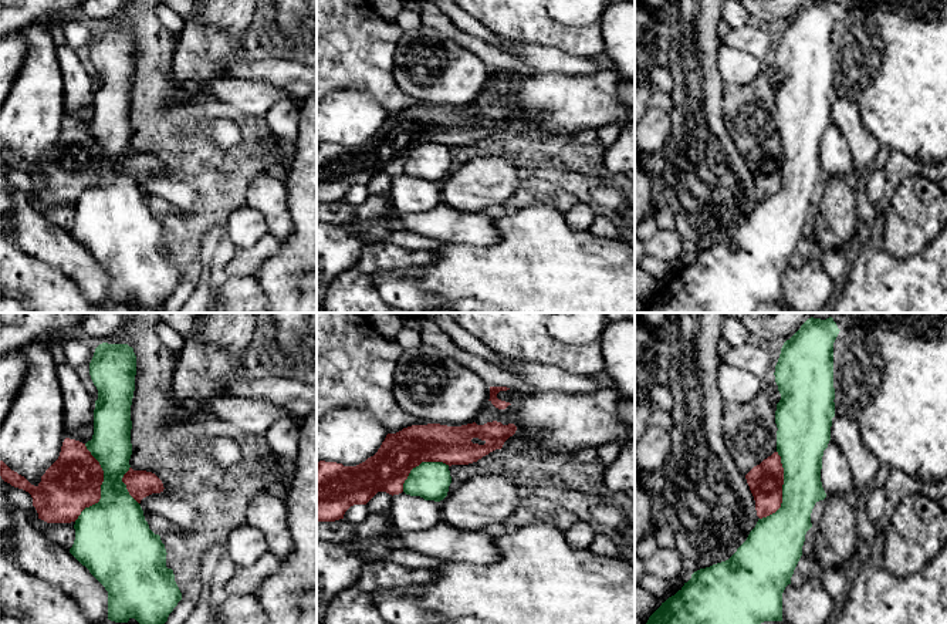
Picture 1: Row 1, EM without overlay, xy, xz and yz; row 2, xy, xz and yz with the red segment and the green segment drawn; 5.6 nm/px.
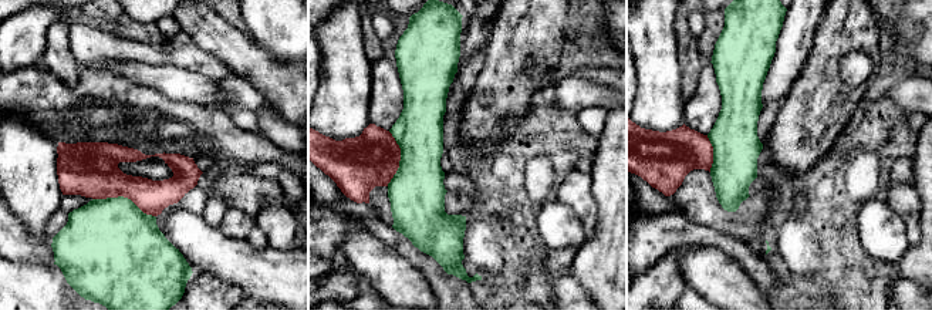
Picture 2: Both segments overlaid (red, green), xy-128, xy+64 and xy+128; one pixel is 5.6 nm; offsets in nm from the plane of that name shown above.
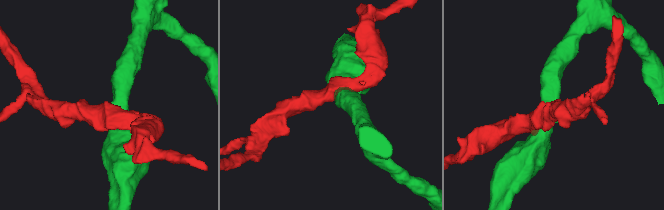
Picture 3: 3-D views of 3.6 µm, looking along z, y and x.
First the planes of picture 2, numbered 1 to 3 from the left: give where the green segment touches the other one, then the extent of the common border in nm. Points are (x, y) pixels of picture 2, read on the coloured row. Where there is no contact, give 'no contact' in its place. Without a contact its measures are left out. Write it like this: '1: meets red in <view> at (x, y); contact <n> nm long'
1: meets red in xy-128 at (124, 196); contact 360 nm long
2: meets red in xy+64 at (399, 158); contact 320 nm long
3: meets red in xy+128 at (712, 154); contact 200 nm long

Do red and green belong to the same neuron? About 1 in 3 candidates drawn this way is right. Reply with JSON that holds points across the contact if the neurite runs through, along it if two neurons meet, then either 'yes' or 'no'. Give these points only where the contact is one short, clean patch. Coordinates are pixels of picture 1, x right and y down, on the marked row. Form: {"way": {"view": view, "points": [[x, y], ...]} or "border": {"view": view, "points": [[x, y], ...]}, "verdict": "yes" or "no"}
{"verdict": "no"}

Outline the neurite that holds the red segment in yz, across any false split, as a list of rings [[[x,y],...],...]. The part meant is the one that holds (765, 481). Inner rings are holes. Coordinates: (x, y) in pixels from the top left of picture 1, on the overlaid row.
[[[774,452],[745,475],[760,519],[775,513],[782,503],[784,468]]]

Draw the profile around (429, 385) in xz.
[[[433,345],[405,350],[393,374],[393,398],[407,415],[429,424],[470,424],[490,399],[480,375]]]

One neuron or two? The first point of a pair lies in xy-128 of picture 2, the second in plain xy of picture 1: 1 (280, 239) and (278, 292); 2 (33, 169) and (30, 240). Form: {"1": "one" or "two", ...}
{"1": "two", "2": "two"}

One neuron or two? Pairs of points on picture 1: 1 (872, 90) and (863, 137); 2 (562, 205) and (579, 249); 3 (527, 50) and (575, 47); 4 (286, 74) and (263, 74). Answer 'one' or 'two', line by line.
1: two
2: two
3: two
4: one

